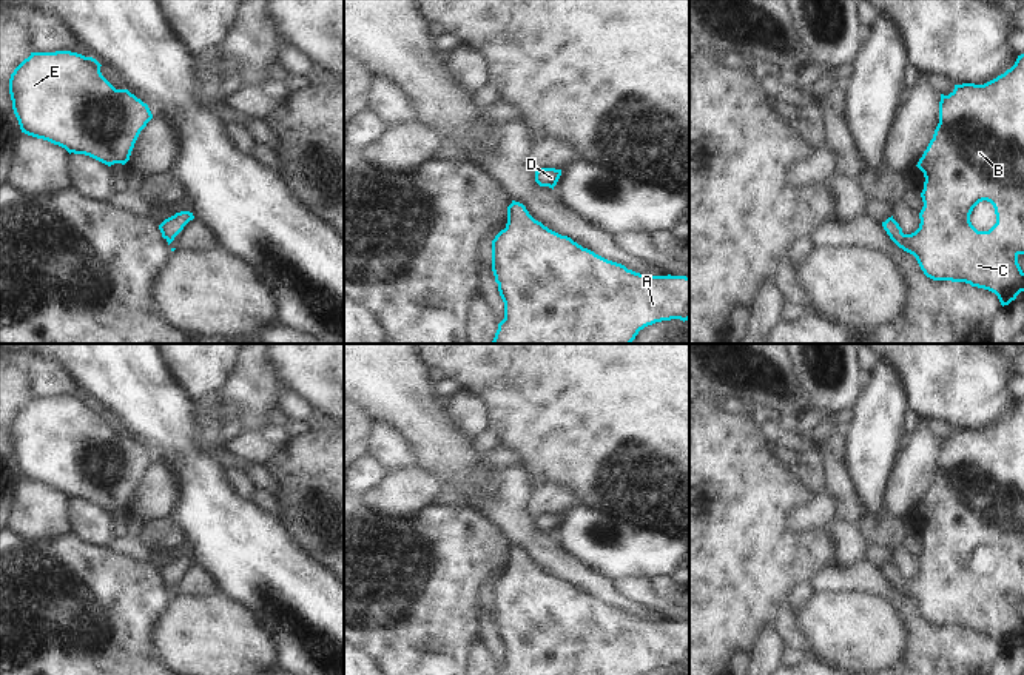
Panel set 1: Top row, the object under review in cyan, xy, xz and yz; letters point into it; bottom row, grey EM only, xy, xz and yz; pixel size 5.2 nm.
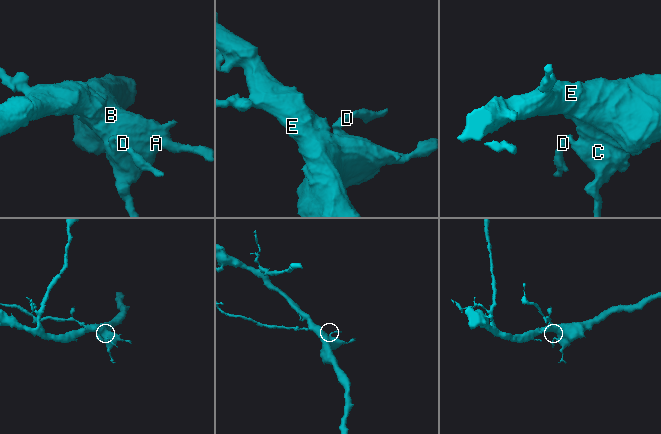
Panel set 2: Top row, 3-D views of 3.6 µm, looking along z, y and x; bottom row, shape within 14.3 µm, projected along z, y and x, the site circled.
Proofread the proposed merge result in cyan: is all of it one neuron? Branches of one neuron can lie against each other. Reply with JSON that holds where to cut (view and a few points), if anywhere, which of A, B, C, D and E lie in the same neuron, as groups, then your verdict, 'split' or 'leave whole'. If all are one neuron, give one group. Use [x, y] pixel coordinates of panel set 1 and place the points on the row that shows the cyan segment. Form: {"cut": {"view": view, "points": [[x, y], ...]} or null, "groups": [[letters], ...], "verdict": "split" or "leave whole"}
{"cut": null, "groups": [["A", "B", "C", "D", "E"]], "verdict": "leave whole"}

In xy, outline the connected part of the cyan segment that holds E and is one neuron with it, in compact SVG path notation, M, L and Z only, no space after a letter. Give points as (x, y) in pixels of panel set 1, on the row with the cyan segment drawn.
M71 51L31 52L11 74L9 94L22 133L48 140L69 154L85 154L108 166L130 160L140 131L153 119L147 103L128 89L116 89L100 72L100 63Z

